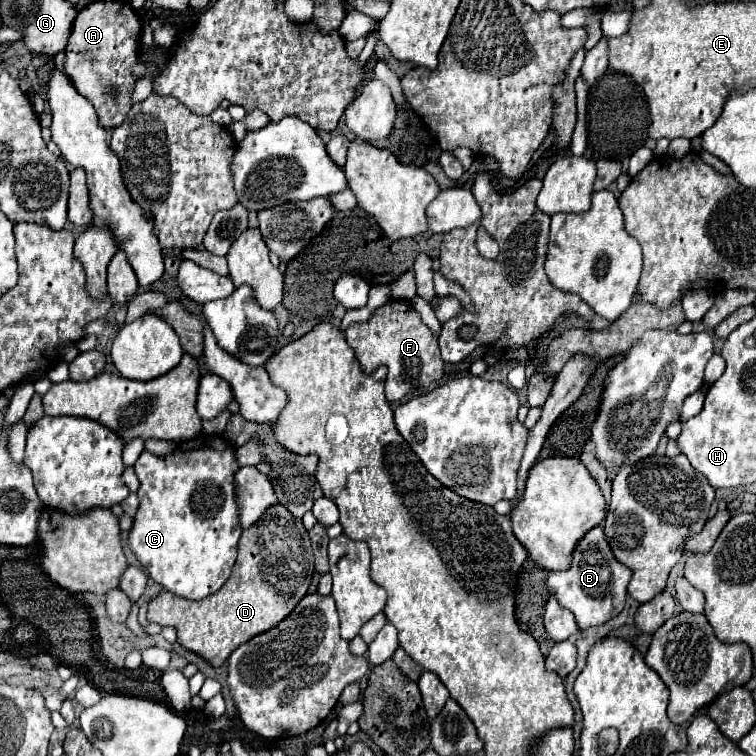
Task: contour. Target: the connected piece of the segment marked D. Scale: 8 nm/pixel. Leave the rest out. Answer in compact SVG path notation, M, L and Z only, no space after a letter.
M281 503L269 507L261 519L245 529L239 539L239 555L227 583L213 595L191 601L161 591L149 601L147 619L177 629L177 641L207 659L213 667L227 661L231 651L251 637L283 621L307 593L313 577L313 551L307 529Z

